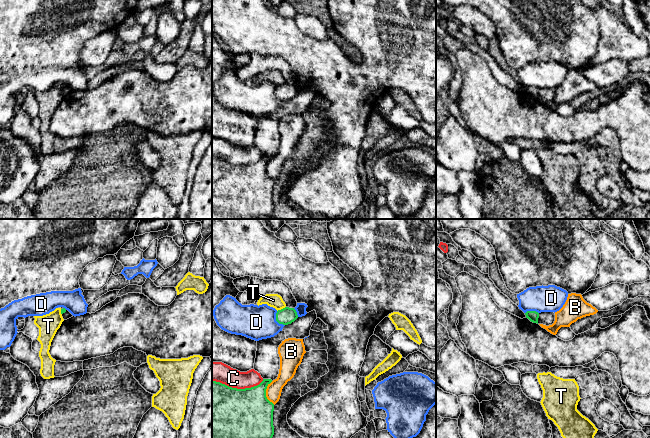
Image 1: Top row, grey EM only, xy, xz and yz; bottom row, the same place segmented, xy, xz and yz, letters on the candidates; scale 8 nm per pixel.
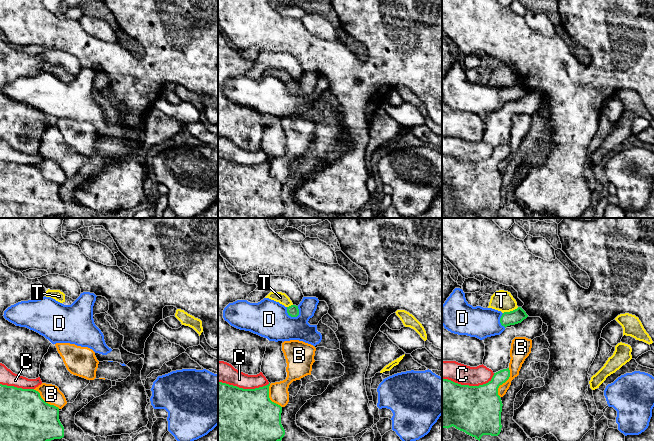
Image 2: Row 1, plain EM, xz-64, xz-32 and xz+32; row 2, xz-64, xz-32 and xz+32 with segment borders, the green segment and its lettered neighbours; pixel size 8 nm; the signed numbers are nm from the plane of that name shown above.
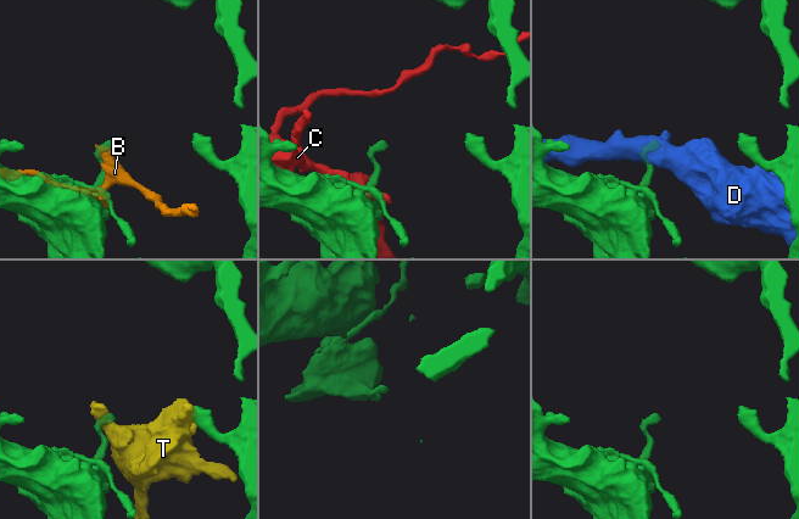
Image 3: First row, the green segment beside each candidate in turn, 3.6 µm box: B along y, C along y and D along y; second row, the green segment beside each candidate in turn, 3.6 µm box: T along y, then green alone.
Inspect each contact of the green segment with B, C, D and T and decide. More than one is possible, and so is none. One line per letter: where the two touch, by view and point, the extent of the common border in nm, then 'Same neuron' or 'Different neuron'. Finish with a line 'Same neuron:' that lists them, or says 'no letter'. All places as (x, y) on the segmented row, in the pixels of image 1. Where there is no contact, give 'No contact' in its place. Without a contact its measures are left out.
B: Touches green at xz (265, 393). Shared border 190 nm. Different neuron
C: Touches green at xz (236, 388). Shared border 420 nm. Different neuron
D: Touches green at xz (276, 320). Shared border 140 nm. Different neuron
T: Touches green at xz (281, 309). Shared border 80 nm. Different neuron
Same neuron: no letter

